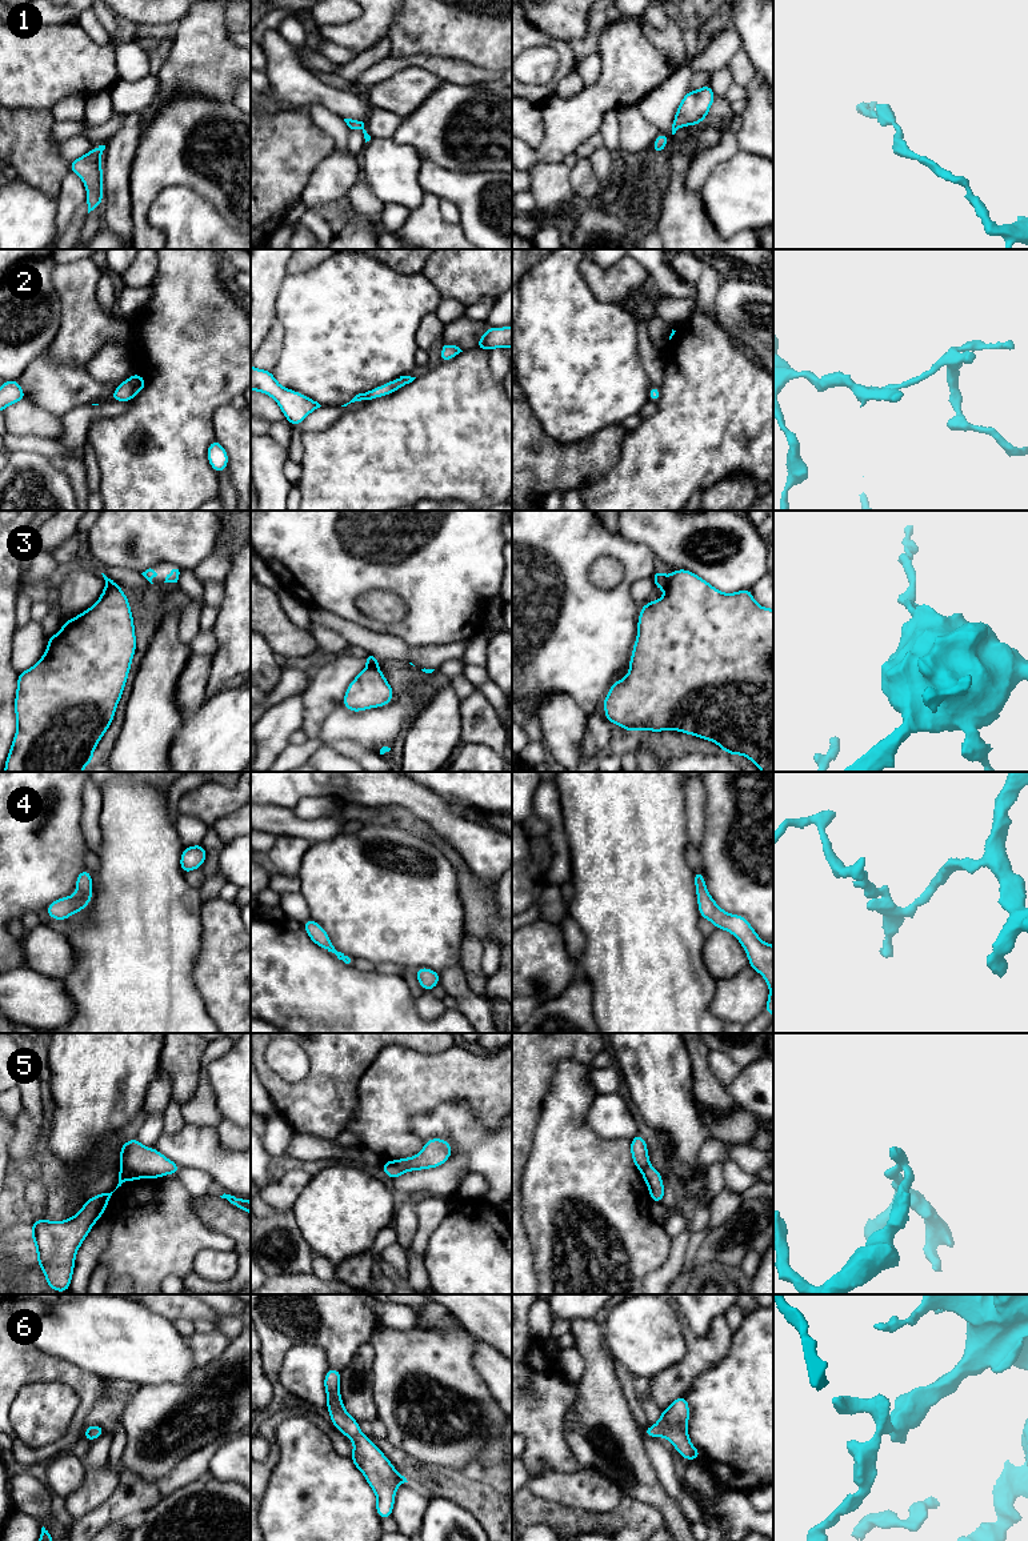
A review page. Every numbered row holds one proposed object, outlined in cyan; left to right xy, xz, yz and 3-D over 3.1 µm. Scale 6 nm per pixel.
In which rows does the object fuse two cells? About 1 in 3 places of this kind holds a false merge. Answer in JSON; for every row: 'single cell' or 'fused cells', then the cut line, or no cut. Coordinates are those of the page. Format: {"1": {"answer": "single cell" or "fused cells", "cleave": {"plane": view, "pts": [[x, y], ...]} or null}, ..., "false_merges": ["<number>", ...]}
{"1": {"answer": "single cell", "cleave": null}, "2": {"answer": "single cell", "cleave": null}, "3": {"answer": "fused cells", "cleave": {"plane": "yz", "pts": [[668, 577], [664, 588]]}}, "4": {"answer": "single cell", "cleave": null}, "5": {"answer": "fused cells", "cleave": {"plane": "xy", "pts": [[123, 1168], [132, 1169], [143, 1176]]}}, "6": {"answer": "single cell", "cleave": null}, "false_merges": ["3", "5"]}

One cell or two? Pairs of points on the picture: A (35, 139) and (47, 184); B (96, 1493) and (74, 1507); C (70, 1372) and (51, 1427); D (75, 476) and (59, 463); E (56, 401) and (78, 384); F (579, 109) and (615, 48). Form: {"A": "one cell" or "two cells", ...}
{"A": "one cell", "B": "one cell", "C": "two cells", "D": "one cell", "E": "one cell", "F": "one cell"}

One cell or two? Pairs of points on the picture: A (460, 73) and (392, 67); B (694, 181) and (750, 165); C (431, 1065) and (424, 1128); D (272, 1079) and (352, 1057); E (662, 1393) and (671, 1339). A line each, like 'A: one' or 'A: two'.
A: one
B: two
C: two
D: one
E: two

